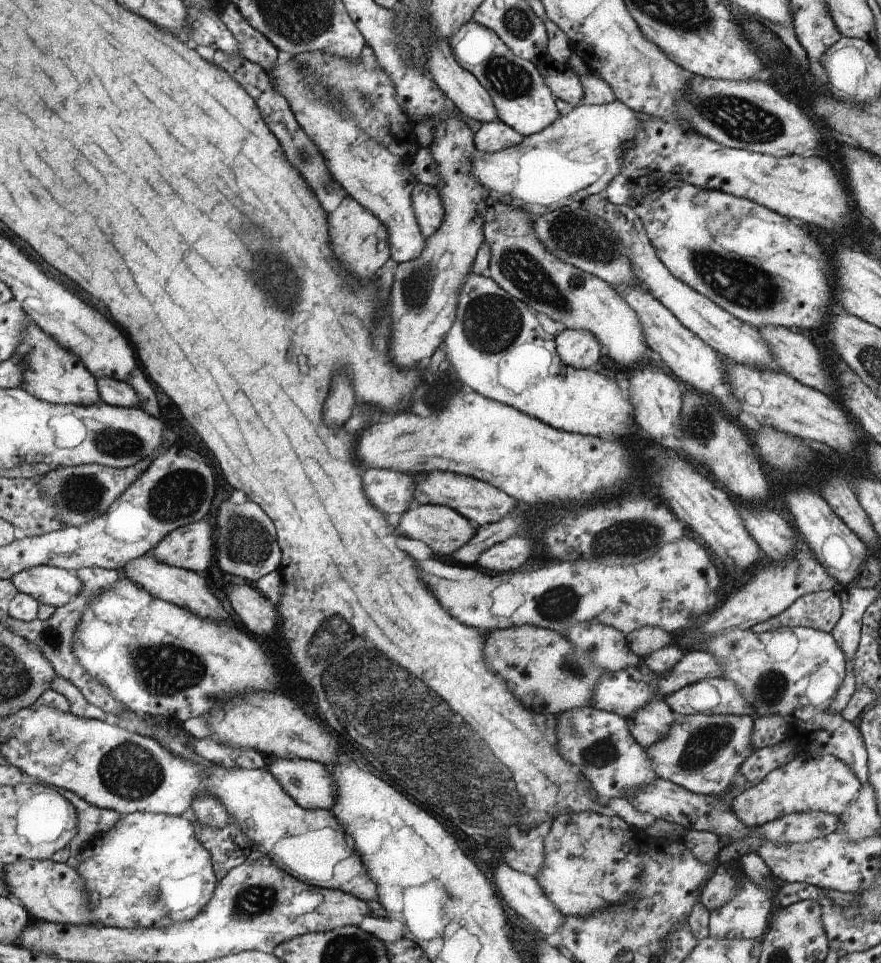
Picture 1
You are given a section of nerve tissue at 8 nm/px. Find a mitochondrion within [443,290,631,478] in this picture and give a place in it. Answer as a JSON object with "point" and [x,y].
{"point":[492,323]}

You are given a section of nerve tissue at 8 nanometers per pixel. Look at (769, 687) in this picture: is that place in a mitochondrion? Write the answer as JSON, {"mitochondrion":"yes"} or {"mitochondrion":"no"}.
{"mitochondrion":"yes"}

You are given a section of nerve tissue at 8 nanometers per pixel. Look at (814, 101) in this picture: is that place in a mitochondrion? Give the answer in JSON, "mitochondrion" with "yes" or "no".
{"mitochondrion":"no"}

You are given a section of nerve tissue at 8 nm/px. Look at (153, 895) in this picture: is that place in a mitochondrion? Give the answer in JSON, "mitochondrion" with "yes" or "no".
{"mitochondrion":"yes"}

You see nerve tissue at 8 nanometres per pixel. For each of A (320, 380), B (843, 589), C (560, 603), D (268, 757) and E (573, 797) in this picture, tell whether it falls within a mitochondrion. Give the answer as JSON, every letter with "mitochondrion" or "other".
{"A":"other","B":"other","C":"mitochondrion","D":"other","E":"other"}

